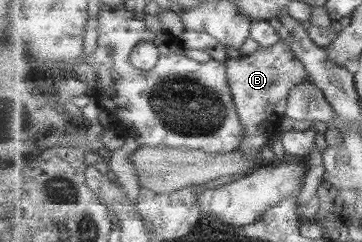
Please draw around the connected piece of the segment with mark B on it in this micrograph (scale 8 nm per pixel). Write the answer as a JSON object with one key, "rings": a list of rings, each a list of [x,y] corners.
{"rings":[[[281,41],[268,48],[258,47],[252,55],[240,56],[240,59],[229,60],[227,77],[233,91],[233,102],[242,124],[246,127],[246,137],[237,149],[249,159],[260,156],[262,147],[270,146],[278,135],[280,122],[285,117],[290,91],[308,78],[306,68],[290,48],[288,41]]]}

